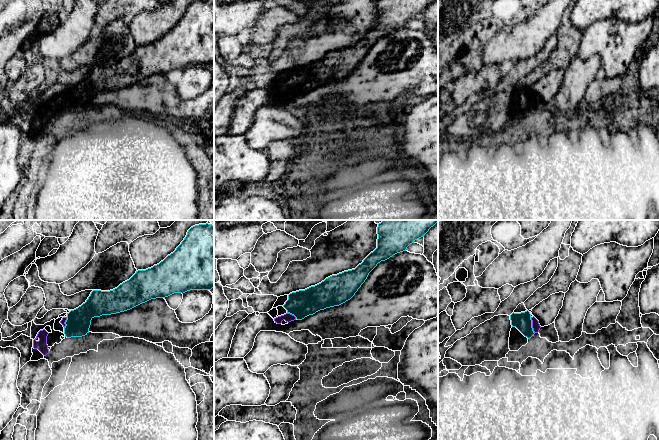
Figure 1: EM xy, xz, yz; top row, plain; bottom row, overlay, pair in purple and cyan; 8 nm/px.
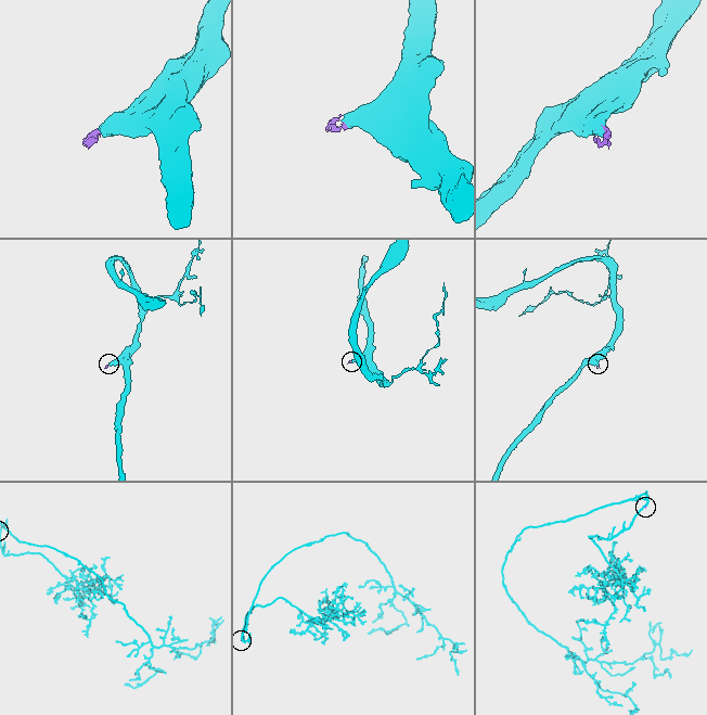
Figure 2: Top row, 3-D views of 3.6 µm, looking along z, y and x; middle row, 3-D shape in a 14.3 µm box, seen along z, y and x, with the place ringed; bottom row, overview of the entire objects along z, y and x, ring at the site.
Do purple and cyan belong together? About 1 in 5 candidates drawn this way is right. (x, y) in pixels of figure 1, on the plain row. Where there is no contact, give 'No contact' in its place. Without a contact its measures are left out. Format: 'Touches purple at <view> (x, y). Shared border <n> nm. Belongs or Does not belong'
Touches purple at yz (532, 101). Shared border 140 nm. Belongs

